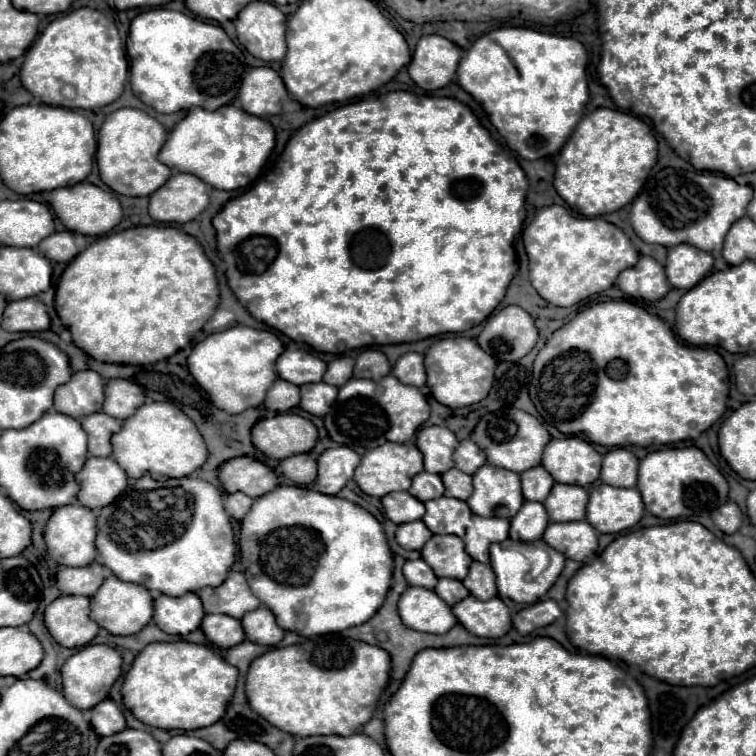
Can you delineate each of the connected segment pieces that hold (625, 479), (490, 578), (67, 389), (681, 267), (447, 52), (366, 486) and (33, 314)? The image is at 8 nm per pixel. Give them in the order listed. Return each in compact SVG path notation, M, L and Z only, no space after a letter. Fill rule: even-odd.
M616 448L604 456L600 480L610 486L634 488L636 470L638 470L638 458L626 448Z
M472 562L468 576L462 582L470 590L470 594L474 594L476 598L482 598L482 600L490 600L498 594L496 578L494 578L494 572L488 564Z
M94 370L74 372L70 382L58 386L54 410L72 418L84 418L100 412L104 402L104 380Z
M682 242L668 250L666 276L674 288L690 290L702 278L706 278L706 274L712 272L712 266L714 266L712 254Z
M422 36L408 64L408 74L424 90L444 88L454 78L460 56L462 50L444 36Z
M384 442L382 446L372 448L362 456L360 464L354 470L354 482L360 486L362 492L376 496L376 498L382 498L382 496L396 492L396 490L408 490L412 478L416 474L420 474L422 470L424 470L422 452L416 448L414 442L406 442L406 444Z
M26 298L18 302L8 302L2 318L2 328L6 332L42 332L48 330L50 318L46 306L38 298Z

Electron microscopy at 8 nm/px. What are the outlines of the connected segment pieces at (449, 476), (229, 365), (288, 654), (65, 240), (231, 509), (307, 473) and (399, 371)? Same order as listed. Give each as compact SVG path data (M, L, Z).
M450 468L448 472L442 474L442 482L446 486L446 496L458 498L458 500L468 500L472 494L472 476L460 472L458 468Z
M238 324L228 330L214 332L198 342L188 356L188 372L216 408L228 414L240 414L246 408L262 406L268 388L276 380L274 362L282 350L284 346L276 334Z
M340 634L318 636L258 656L246 676L246 696L258 716L292 736L350 736L370 720L380 692L388 684L390 666L390 656L380 646Z
M54 232L50 238L44 238L38 244L38 252L52 262L70 262L78 254L78 246L74 244L72 232Z
M226 494L224 498L224 506L226 506L226 512L236 518L236 520L242 520L244 514L250 510L252 506L252 498L246 496L246 494Z
M298 454L298 456L284 458L280 462L280 466L282 466L282 474L298 486L314 484L316 474L318 474L316 472L316 460L310 454Z
M408 352L400 356L392 368L392 374L410 386L424 386L426 384L426 372L424 372L424 356L418 352Z

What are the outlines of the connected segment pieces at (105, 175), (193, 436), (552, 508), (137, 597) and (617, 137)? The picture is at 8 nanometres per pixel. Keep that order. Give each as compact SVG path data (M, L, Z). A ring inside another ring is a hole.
M120 108L106 116L98 132L98 150L96 162L100 170L100 180L110 186L114 192L124 196L150 196L158 190L168 178L170 168L158 160L158 152L166 142L166 130L162 124L136 108Z
M150 402L142 404L134 416L124 420L122 430L114 434L112 458L130 478L150 474L154 480L164 480L162 476L184 478L198 470L206 462L208 450L196 424L180 408L172 402Z
M554 484L544 506L552 522L572 522L586 518L588 492L582 486Z
M110 576L102 582L102 586L98 588L98 592L94 594L94 622L98 622L98 626L106 628L110 634L118 634L118 636L130 636L140 632L150 620L152 620L152 594L138 584L130 584L130 582L122 582L116 576Z
M598 108L578 122L564 144L556 162L554 188L572 208L580 208L582 216L610 214L636 198L656 158L658 142L646 122L620 110Z

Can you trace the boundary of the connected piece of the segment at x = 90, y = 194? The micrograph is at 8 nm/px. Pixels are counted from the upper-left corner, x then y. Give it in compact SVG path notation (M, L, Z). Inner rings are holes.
M80 182L74 186L66 186L66 188L56 188L52 192L50 206L68 230L80 232L86 236L106 234L122 220L122 208L120 208L118 198L106 190L90 184L90 182Z

